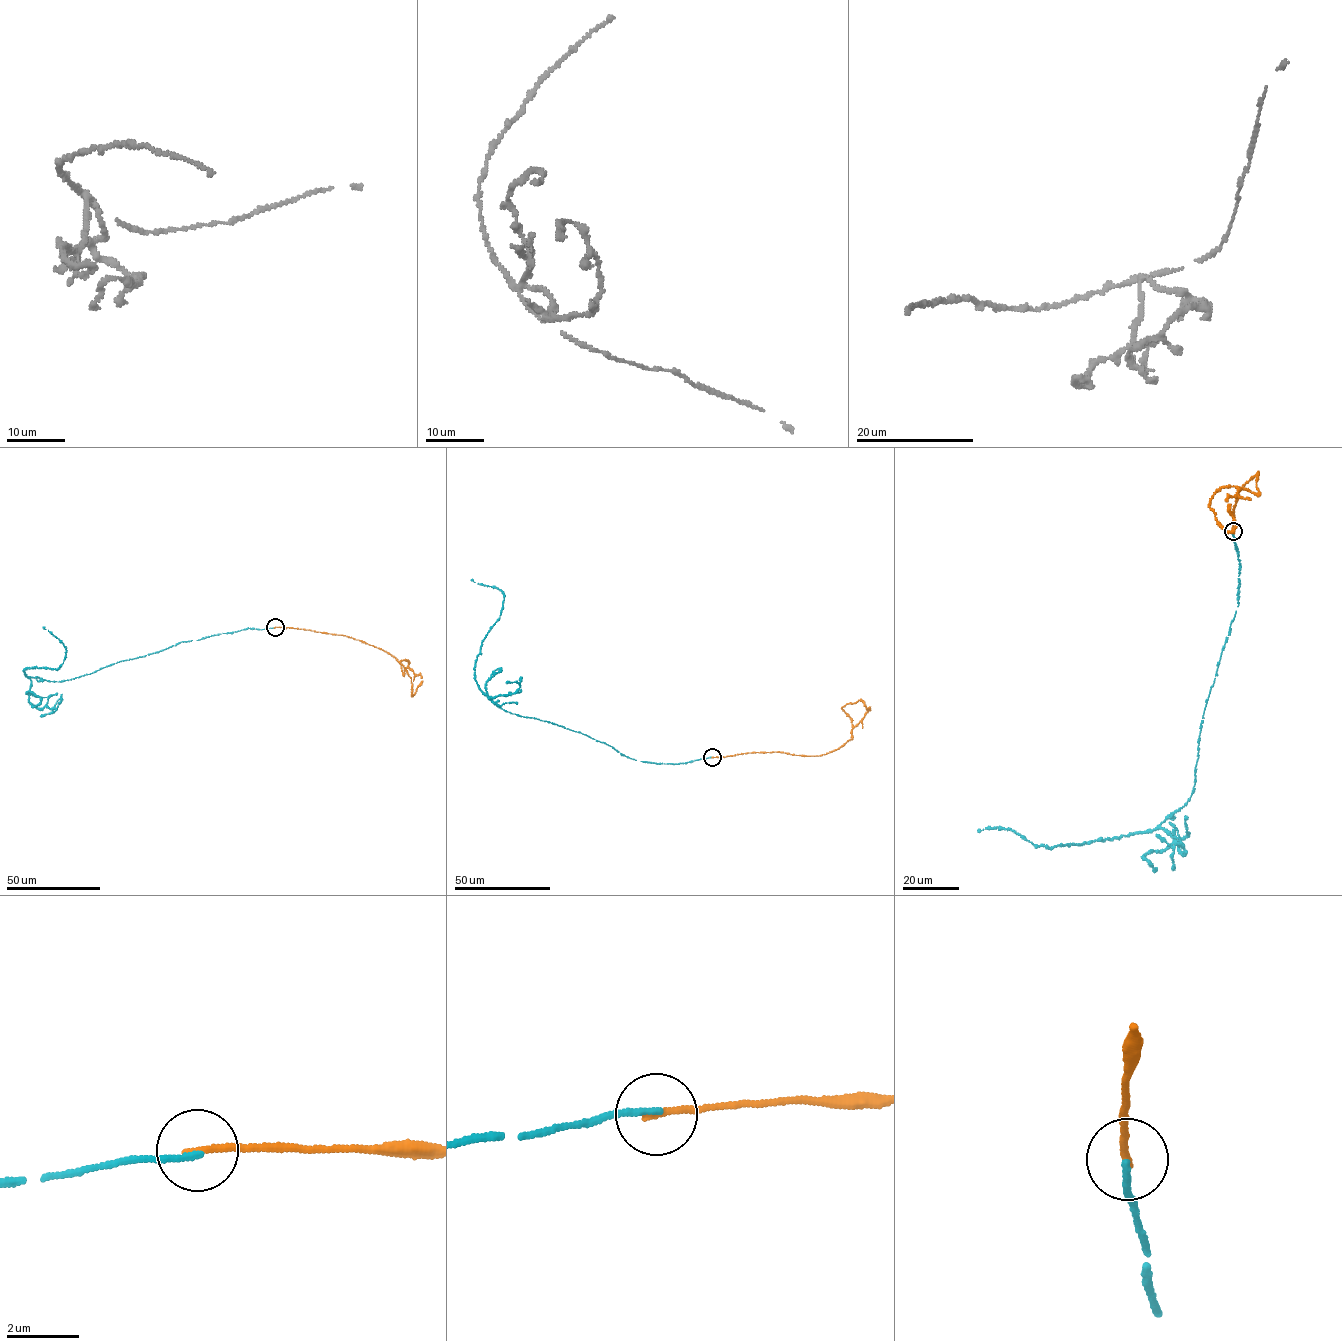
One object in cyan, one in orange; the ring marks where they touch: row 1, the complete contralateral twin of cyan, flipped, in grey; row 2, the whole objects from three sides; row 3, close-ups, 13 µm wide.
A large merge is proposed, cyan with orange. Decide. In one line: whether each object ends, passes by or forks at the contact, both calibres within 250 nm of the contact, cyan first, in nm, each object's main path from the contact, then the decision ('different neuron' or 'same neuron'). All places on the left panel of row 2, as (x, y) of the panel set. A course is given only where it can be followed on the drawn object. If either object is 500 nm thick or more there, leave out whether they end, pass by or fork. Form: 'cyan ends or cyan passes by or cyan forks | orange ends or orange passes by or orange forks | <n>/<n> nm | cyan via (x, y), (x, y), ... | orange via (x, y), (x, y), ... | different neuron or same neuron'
cyan ends | orange ends | 170/190 nm | cyan via (274, 627), (181, 642), (58, 682), (24, 671), (57, 669), (63, 662), (66, 649), (43, 627) | orange via (274, 627), (363, 641), (388, 653), (404, 675), (409, 662), (400, 661), (410, 677), (412, 695), (422, 681) | different neuron

